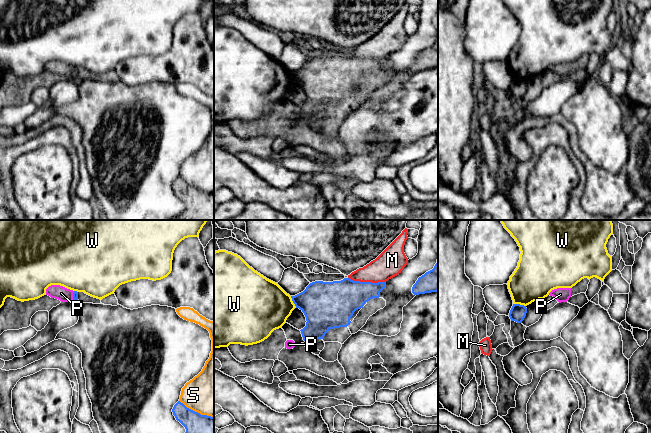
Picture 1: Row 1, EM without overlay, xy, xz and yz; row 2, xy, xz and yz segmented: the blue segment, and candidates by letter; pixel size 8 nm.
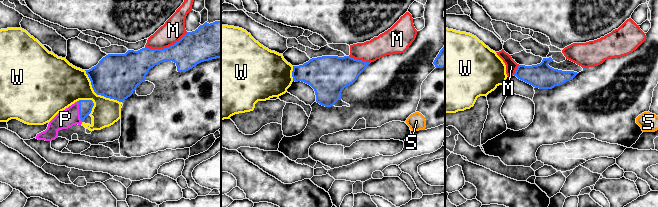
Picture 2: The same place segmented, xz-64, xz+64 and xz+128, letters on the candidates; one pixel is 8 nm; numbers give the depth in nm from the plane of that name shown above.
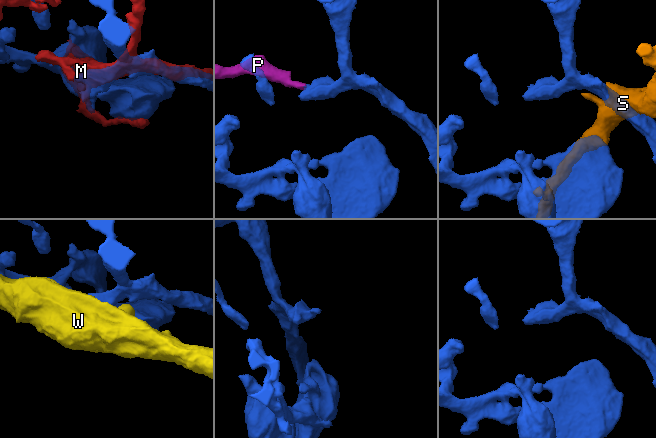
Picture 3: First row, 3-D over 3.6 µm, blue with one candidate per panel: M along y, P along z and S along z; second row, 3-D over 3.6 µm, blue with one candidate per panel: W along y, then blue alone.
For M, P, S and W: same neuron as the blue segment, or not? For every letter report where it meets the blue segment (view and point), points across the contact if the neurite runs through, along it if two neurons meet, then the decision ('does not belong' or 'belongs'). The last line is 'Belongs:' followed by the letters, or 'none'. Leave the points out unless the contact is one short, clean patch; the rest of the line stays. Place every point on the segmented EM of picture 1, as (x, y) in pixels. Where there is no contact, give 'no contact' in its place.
M: xz (367, 282) | does not belong
P: xy (73, 296) | across xy (75, 295), (73, 296), (61, 293) | belongs
S: xy (196, 412) | does not belong
W: yz (519, 304) | does not belong
Belongs: P

